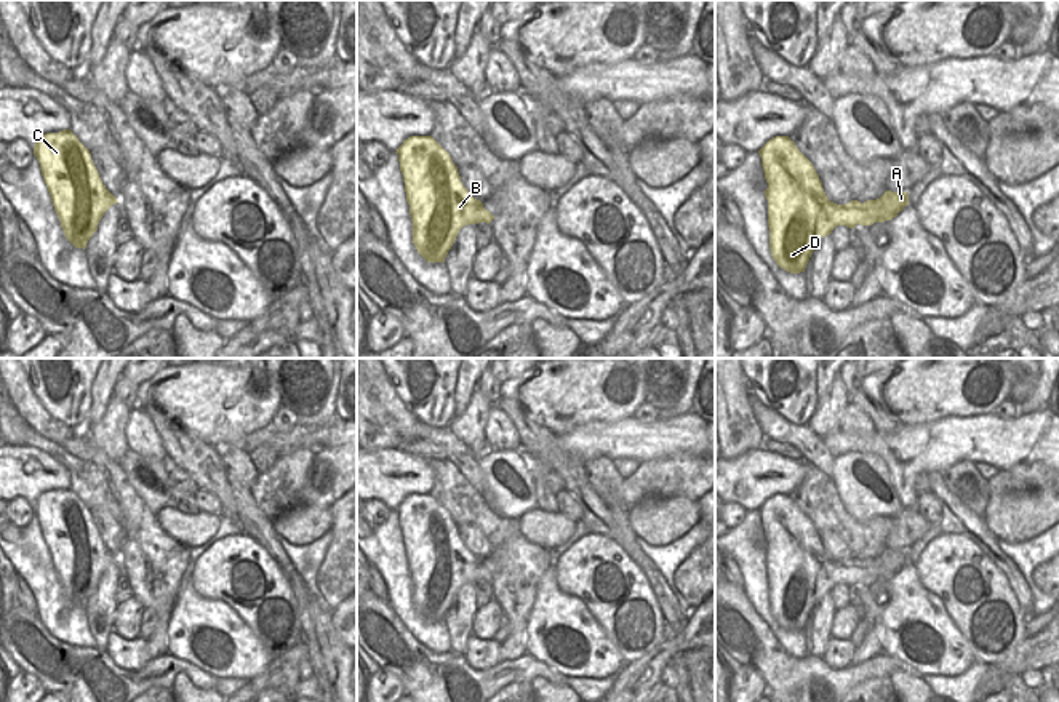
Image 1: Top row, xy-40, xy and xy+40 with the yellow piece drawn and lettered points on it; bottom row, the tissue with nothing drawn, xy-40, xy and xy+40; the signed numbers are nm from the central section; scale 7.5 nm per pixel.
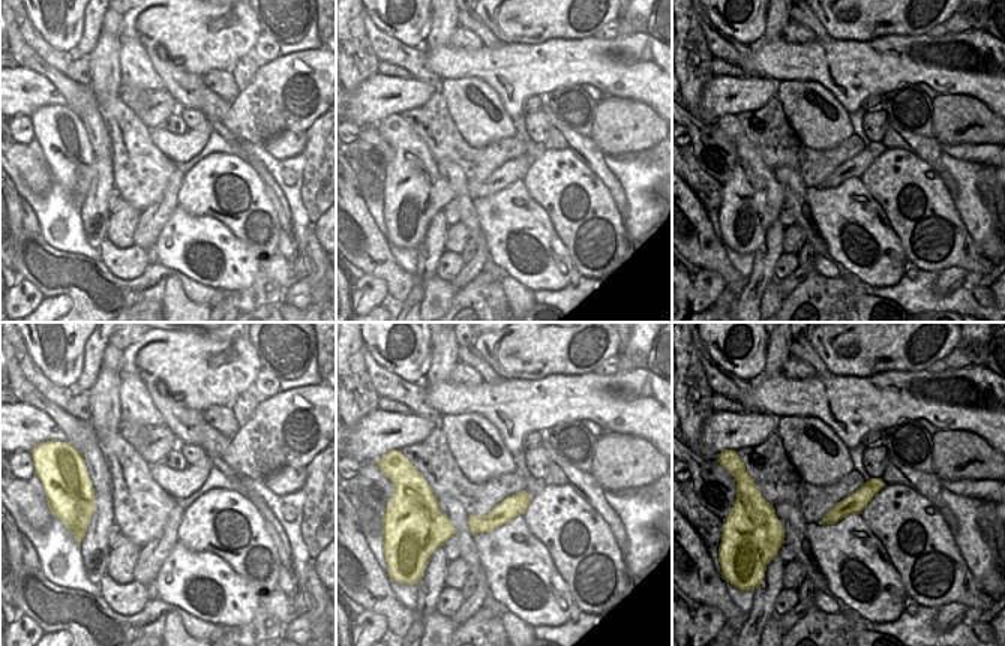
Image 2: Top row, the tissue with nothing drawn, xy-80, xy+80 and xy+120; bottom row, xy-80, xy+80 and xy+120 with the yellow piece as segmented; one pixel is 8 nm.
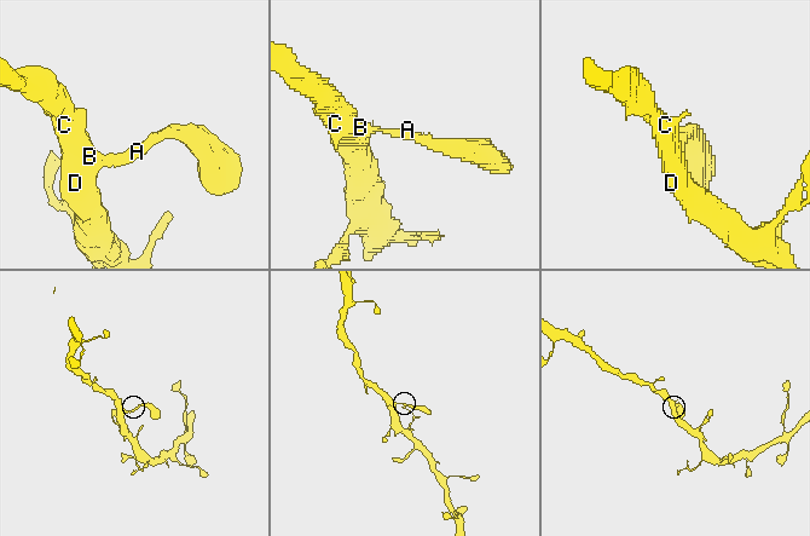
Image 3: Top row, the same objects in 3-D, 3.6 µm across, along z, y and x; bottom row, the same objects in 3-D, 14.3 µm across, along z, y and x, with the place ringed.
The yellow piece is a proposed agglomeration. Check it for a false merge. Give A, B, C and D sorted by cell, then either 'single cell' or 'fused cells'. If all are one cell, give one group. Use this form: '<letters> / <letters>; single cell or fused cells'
A B C D; single cell

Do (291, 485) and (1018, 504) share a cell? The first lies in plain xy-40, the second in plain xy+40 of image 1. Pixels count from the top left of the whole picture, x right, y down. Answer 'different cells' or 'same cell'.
different cells

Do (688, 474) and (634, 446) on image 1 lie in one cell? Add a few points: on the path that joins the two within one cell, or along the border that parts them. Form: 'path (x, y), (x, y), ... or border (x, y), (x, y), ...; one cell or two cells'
border (695, 454), (674, 453), (639, 462); two cells

